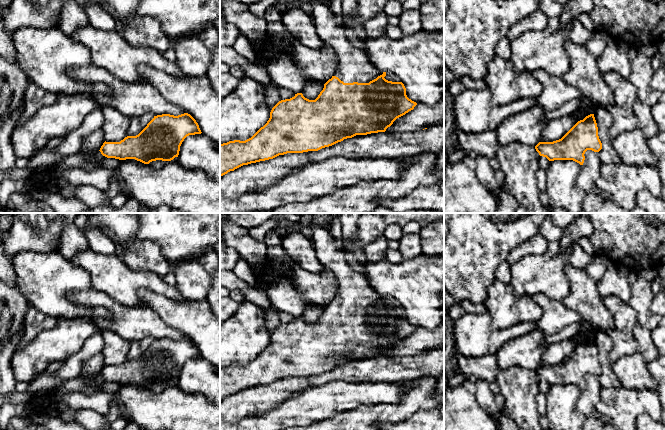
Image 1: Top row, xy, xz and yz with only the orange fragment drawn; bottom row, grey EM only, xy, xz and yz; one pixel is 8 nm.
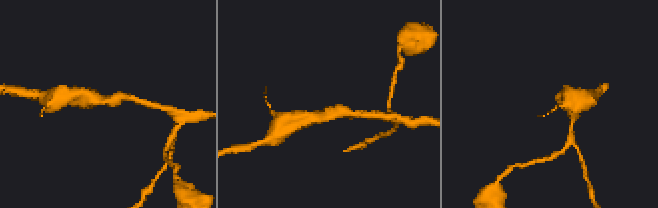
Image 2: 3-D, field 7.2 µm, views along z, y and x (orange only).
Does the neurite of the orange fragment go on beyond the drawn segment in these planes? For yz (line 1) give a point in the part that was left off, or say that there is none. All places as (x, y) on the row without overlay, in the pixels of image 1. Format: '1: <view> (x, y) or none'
1: none

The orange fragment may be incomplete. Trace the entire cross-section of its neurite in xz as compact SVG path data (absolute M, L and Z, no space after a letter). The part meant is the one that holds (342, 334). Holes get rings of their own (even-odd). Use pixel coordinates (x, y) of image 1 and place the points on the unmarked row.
M301 213L301 216L311 228L317 259L337 278L338 293L315 324L305 322L302 317L281 324L272 332L267 347L251 362L220 368L220 401L243 389L279 379L318 375L356 359L385 356L397 342L417 329L407 321L402 306L386 304L386 296L378 294L365 275L351 268L345 260L345 250L337 246L339 241L328 228L314 221L315 213Z

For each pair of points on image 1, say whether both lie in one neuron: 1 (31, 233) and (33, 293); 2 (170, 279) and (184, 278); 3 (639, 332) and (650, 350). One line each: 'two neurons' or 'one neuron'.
1: two neurons
2: two neurons
3: one neuron

